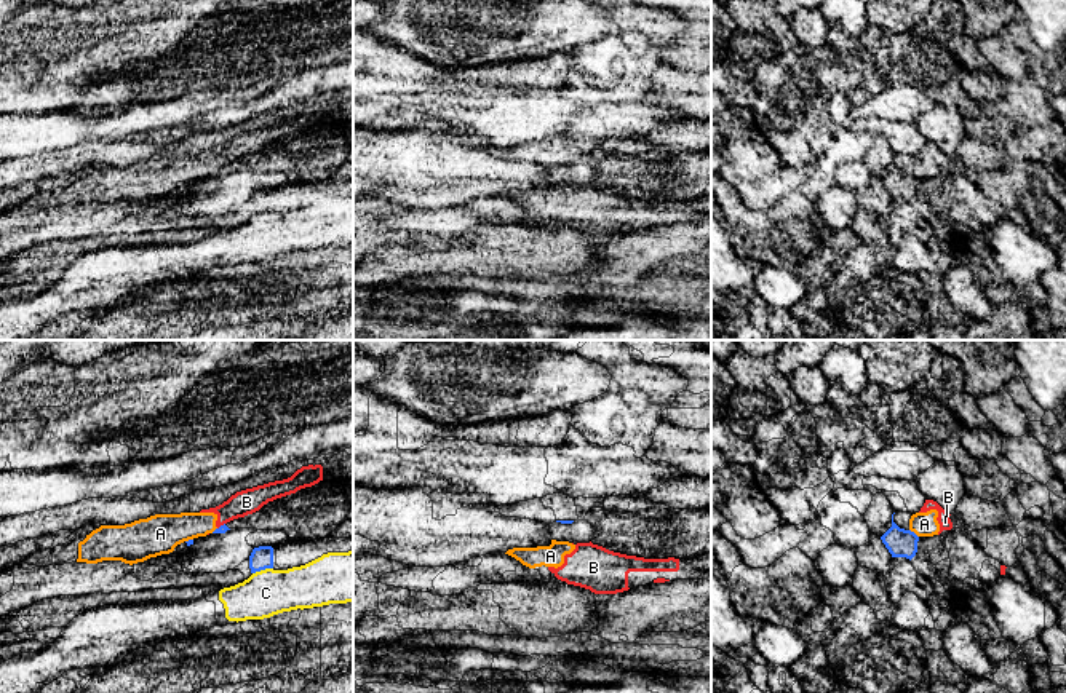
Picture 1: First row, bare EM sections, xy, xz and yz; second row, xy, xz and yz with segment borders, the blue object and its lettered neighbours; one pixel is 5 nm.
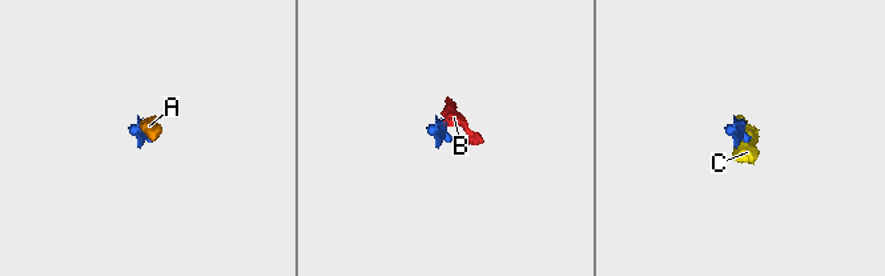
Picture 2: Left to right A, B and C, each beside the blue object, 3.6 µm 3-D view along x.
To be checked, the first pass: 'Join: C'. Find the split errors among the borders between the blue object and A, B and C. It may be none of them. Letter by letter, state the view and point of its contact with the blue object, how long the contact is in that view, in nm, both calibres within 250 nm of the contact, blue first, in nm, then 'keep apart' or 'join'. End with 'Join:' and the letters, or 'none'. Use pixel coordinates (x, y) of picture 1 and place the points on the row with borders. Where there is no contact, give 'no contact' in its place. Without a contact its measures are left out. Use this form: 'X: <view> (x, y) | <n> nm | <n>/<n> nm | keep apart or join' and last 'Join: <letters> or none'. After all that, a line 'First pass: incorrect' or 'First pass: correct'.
A: yz (914, 534) | 60 nm | 140/130 nm | keep apart
B: xy (221, 526) | 50 nm | 50/130 nm | keep apart
C: xy (262, 569) | 110 nm | 120/240 nm | keep apart
Join: none
First pass: incorrect

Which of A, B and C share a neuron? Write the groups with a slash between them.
A B / C

